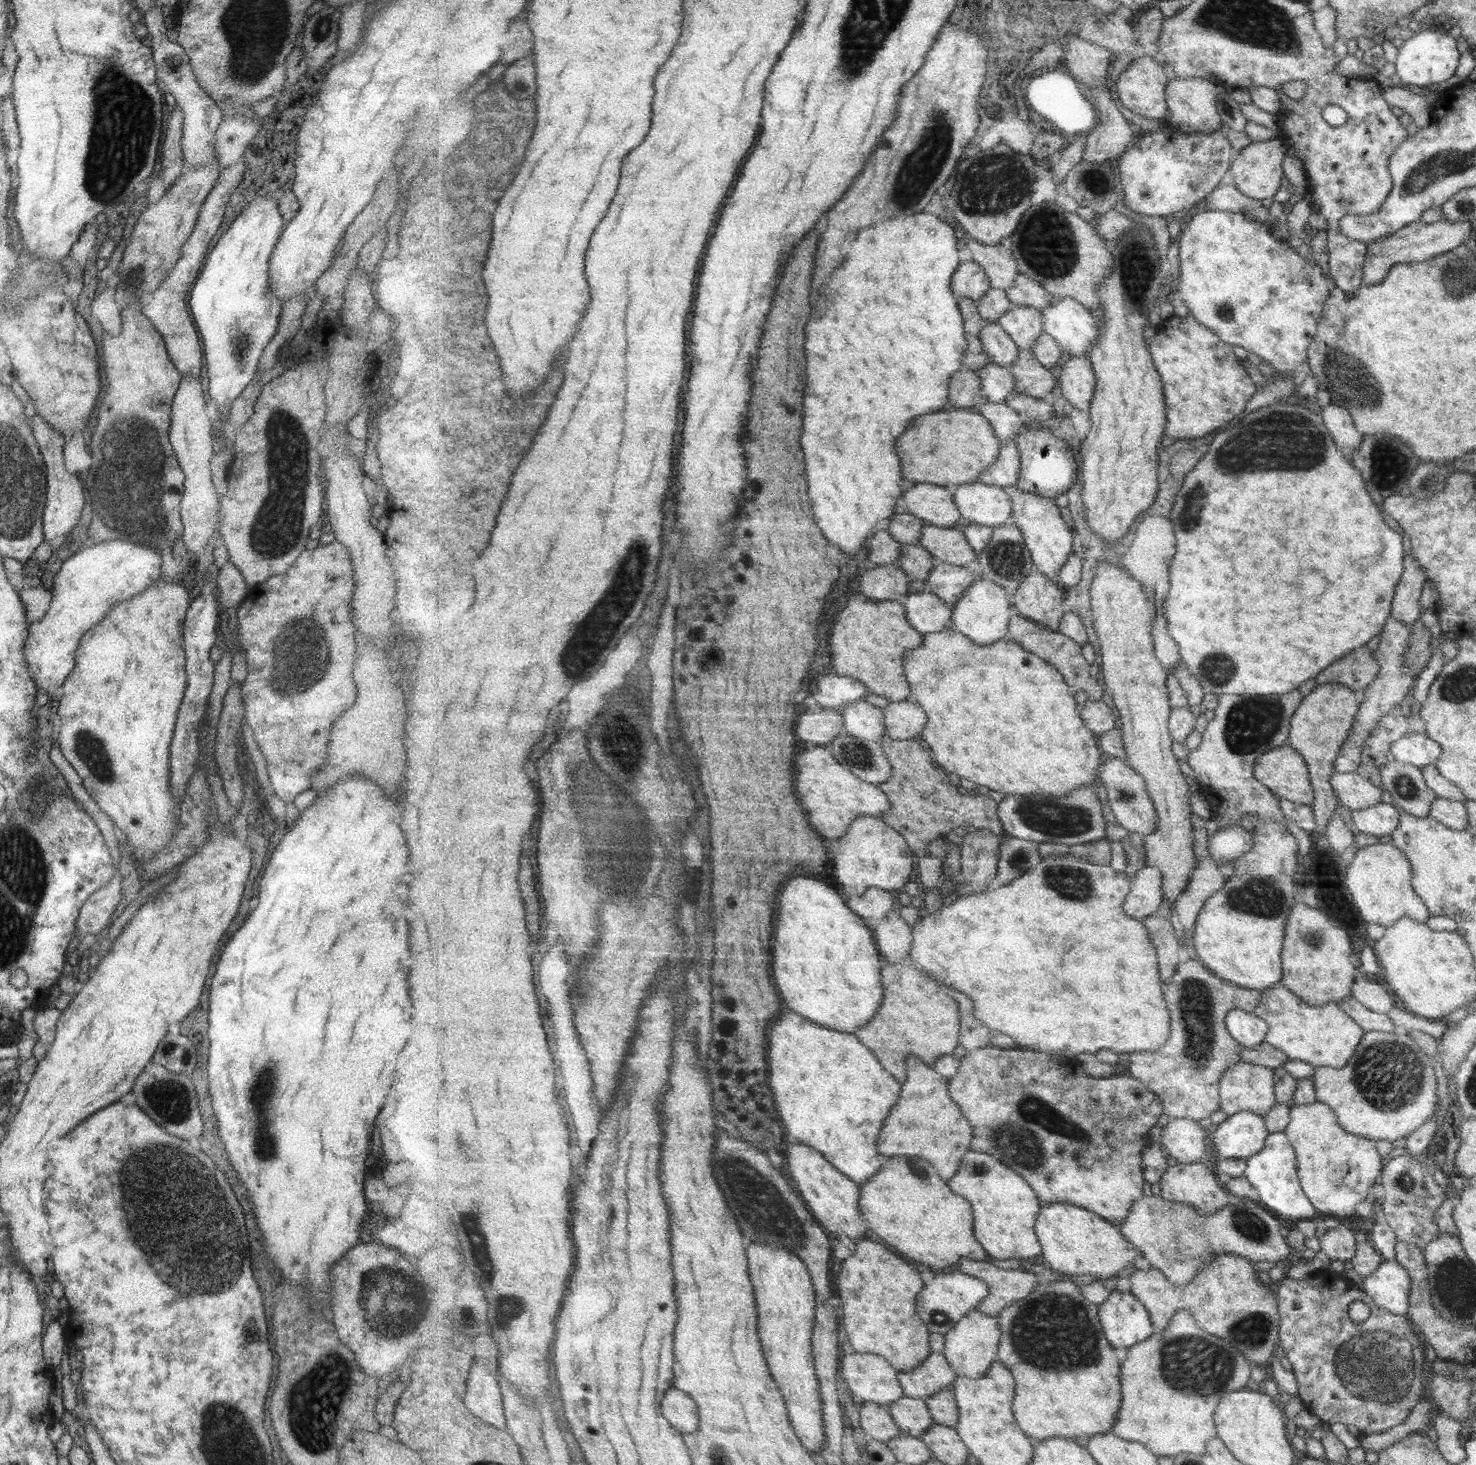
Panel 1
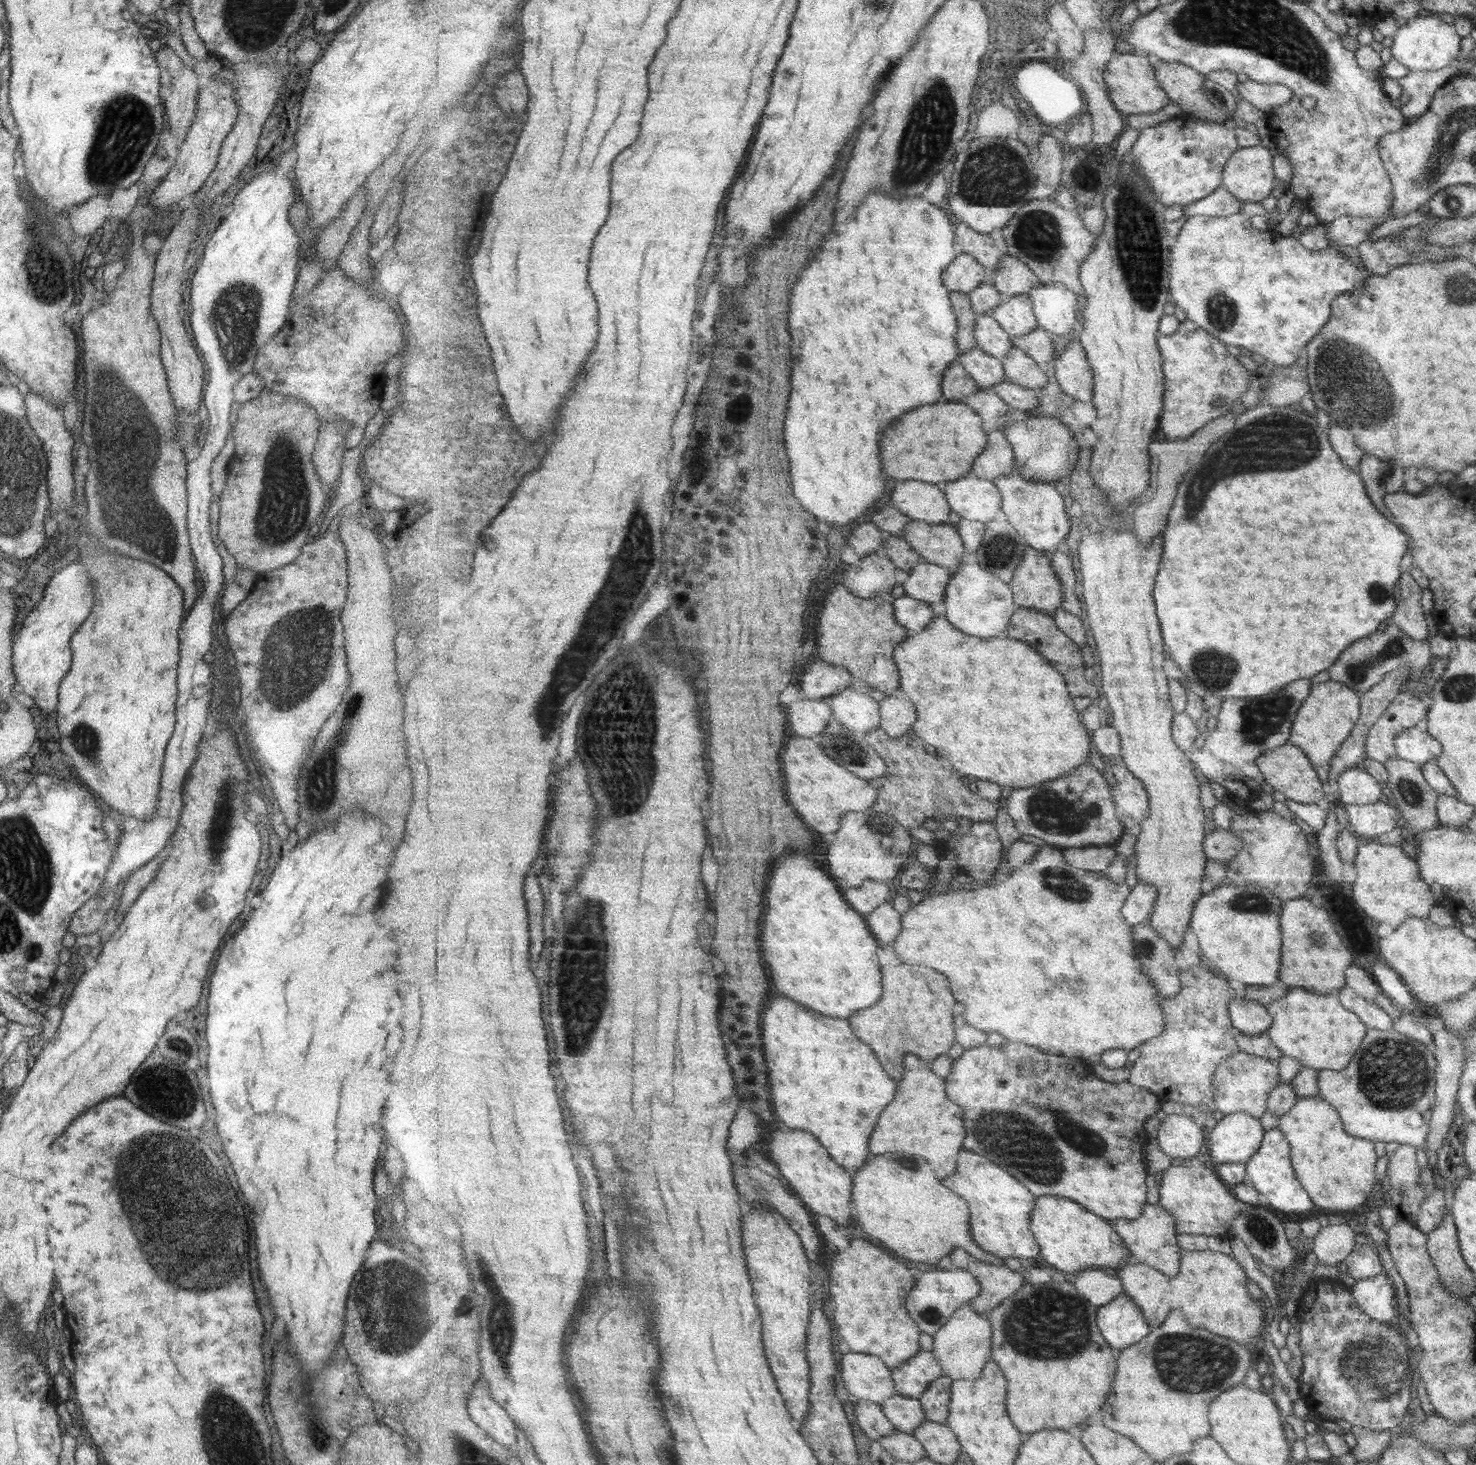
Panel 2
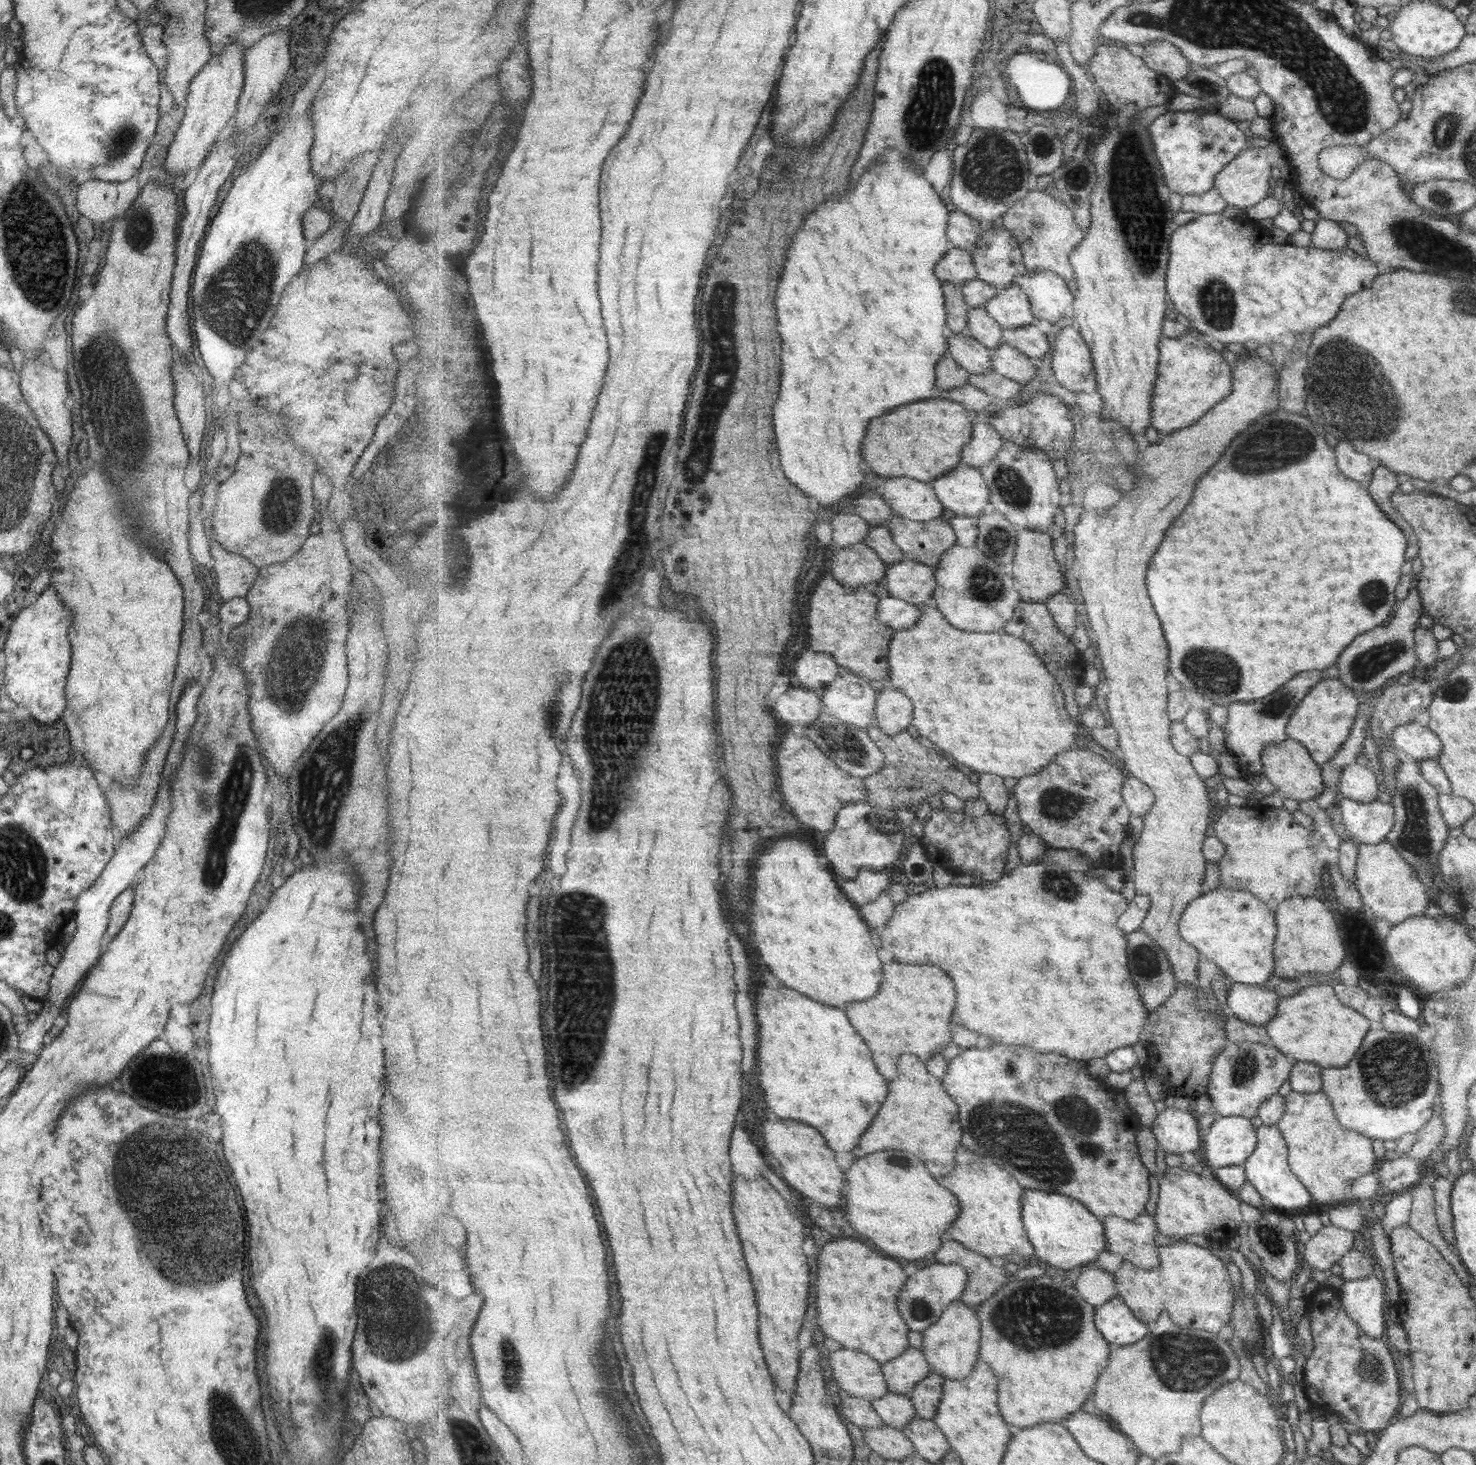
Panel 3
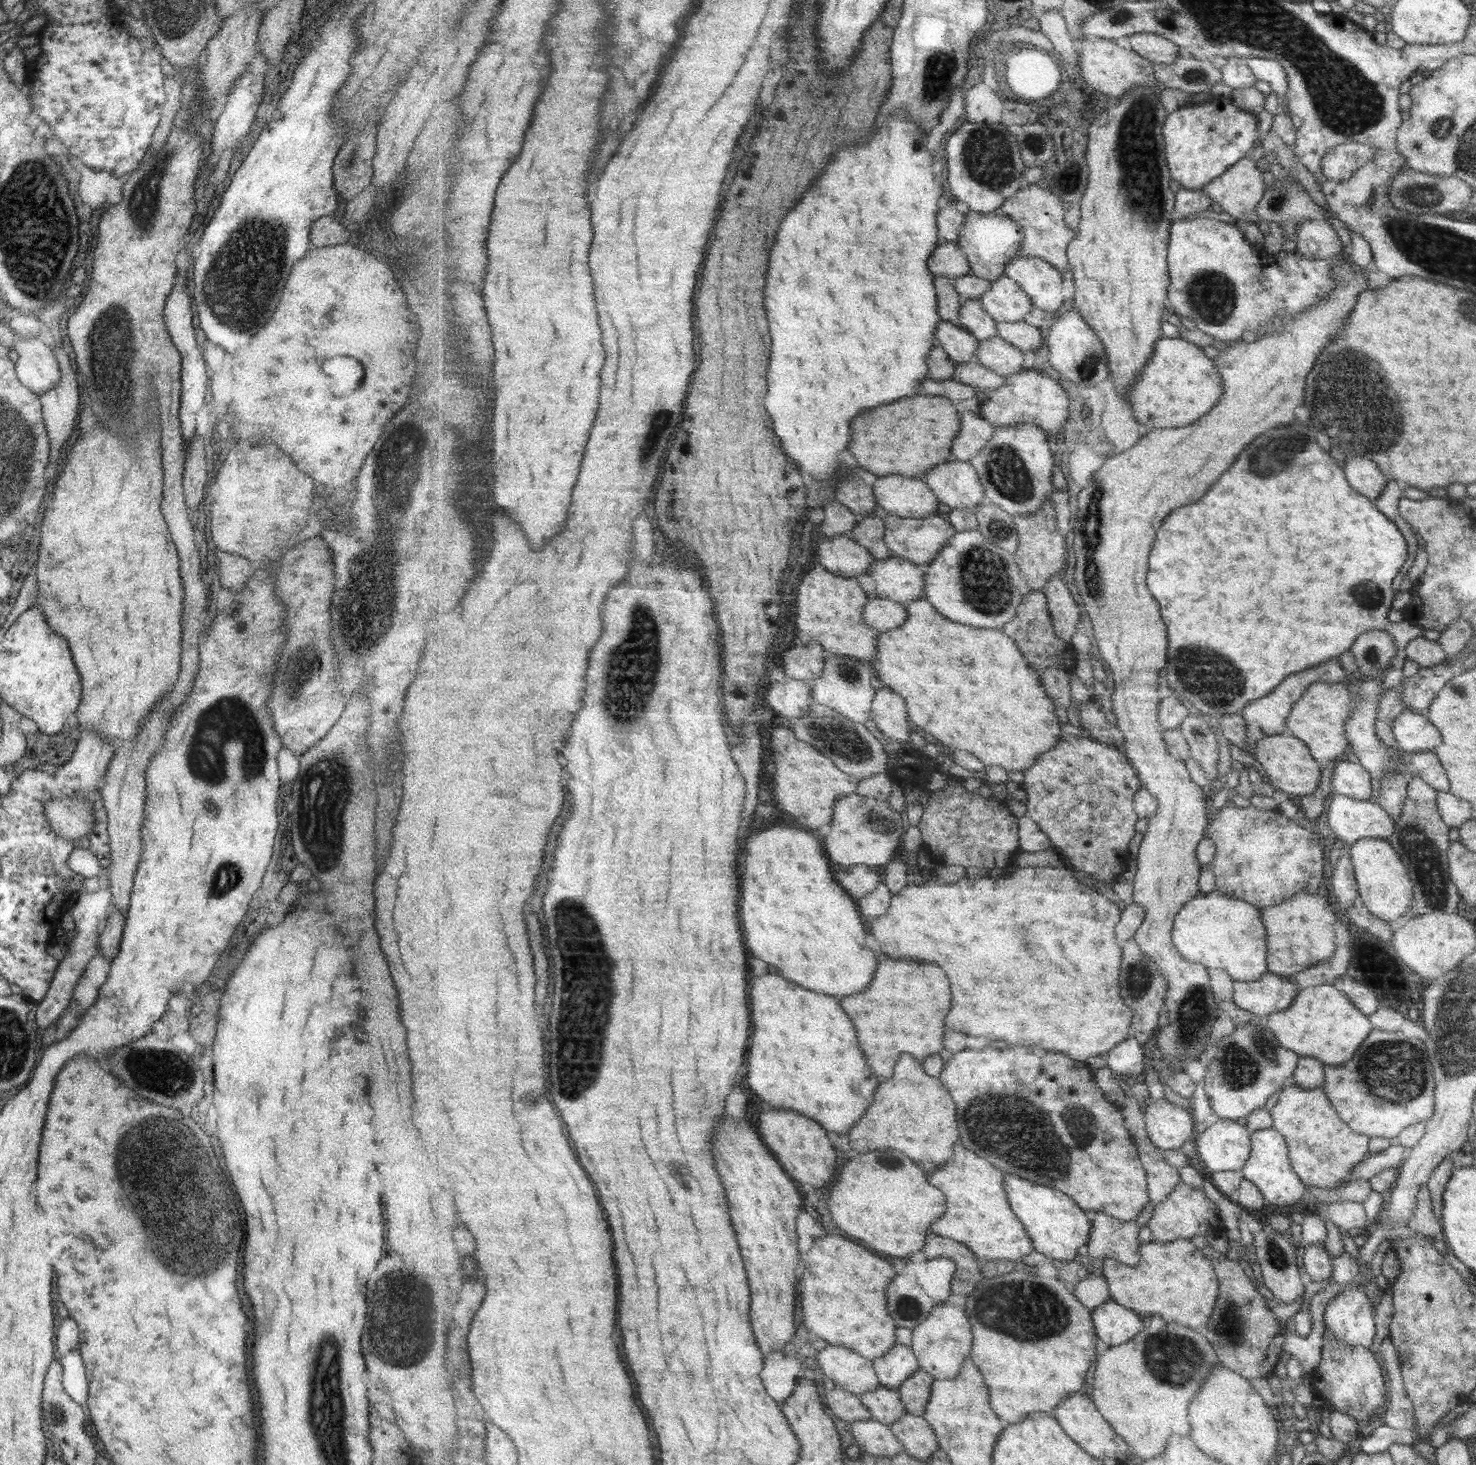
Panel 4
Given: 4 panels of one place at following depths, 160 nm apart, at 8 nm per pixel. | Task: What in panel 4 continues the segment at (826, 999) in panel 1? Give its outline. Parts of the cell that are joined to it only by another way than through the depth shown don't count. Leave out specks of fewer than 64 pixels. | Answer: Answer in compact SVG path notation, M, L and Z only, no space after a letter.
M771 826L757 832L746 830L747 838L745 866L741 871L741 924L745 926L744 935L757 958L779 968L779 974L796 982L799 986L809 986L821 994L851 996L865 992L873 982L877 970L877 958L873 950L867 948L864 915L859 914L859 906L847 891L835 882L825 850L819 840L797 828Z

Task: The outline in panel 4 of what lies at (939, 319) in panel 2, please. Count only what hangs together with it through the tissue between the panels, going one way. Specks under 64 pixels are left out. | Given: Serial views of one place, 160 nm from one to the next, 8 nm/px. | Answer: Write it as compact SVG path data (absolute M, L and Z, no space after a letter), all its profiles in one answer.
M904 108L894 110L889 115L888 122L881 127L876 127L871 137L863 139L857 145L841 148L839 154L835 156L837 160L831 166L827 166L827 172L821 176L821 180L815 182L815 186L821 186L821 188L811 188L801 200L801 204L795 206L795 210L785 218L779 230L781 238L777 236L777 244L772 248L765 289L765 306L768 310L772 335L766 407L772 415L772 421L776 425L776 435L781 439L784 452L796 462L807 479L812 476L815 480L831 480L839 472L839 466L842 464L839 453L845 452L851 442L853 418L857 418L869 408L877 408L877 406L895 402L899 398L917 394L915 388L927 380L928 358L936 344L936 330L942 320L938 310L935 276L928 268L928 263L933 251L942 241L937 217L940 213L939 200L943 196L943 188L941 184L935 182L935 174L933 174L935 158L929 144L930 138L927 137L927 131L913 123Z

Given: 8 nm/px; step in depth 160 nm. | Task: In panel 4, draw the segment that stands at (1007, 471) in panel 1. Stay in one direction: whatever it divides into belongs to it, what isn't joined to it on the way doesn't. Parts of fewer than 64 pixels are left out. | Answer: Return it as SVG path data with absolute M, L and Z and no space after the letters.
M967 410L961 412L961 420L961 434L953 446L953 458L955 461L970 462L988 445L997 426L981 414L977 415Z

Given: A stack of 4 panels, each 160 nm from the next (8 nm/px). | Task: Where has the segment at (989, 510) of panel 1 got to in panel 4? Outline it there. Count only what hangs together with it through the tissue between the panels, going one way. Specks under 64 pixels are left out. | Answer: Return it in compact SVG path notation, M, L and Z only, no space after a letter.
M954 461L941 464L933 468L925 478L940 502L951 509L975 509L987 501L984 483L971 462Z

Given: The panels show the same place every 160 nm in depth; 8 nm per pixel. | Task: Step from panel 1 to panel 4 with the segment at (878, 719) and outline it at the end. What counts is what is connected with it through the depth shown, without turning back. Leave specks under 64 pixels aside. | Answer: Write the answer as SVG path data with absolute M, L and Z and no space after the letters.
M826 652L826 655L825 671L812 686L813 700L844 714L853 722L865 724L872 719L872 704L876 696L876 690L871 686L871 680L875 677L873 665L832 652Z

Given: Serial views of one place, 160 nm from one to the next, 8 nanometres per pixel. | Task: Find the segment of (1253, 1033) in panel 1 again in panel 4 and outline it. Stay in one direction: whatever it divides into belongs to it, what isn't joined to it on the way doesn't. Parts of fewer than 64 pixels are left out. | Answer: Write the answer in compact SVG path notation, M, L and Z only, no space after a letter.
M1267 970L1253 982L1232 981L1232 1001L1241 1009L1255 1014L1257 1017L1288 1008L1298 988L1290 978L1273 976Z

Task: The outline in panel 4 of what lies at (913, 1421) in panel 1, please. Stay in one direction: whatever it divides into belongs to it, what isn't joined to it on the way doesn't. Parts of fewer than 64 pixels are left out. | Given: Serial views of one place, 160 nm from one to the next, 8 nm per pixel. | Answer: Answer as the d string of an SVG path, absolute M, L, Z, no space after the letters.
M880 1385L873 1392L866 1392L860 1399L868 1406L872 1418L886 1425L895 1424L905 1416L906 1408L900 1392Z

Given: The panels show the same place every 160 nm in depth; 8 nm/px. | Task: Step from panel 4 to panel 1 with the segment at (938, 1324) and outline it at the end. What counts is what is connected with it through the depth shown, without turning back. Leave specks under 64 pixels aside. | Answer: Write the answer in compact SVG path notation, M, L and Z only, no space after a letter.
M978 1308L967 1313L955 1328L944 1335L944 1338L943 1354L959 1377L983 1378L991 1365L998 1361L997 1356L1002 1338L1000 1322L998 1317L985 1314Z

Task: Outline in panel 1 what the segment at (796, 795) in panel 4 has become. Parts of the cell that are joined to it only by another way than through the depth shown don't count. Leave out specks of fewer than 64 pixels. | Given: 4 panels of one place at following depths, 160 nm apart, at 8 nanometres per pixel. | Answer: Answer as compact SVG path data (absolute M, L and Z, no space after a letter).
M820 745L801 750L797 756L796 792L814 829L827 840L843 838L852 822L863 815L880 817L891 808L888 794L878 785L857 778L853 772L837 762L830 750Z

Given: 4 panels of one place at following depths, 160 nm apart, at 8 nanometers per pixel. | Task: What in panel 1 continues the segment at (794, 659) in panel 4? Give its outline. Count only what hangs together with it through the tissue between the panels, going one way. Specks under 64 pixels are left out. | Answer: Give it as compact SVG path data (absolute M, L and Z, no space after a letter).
M834 671L817 678L817 691L812 694L821 707L842 711L850 704L867 697L867 687L859 678L841 677Z

